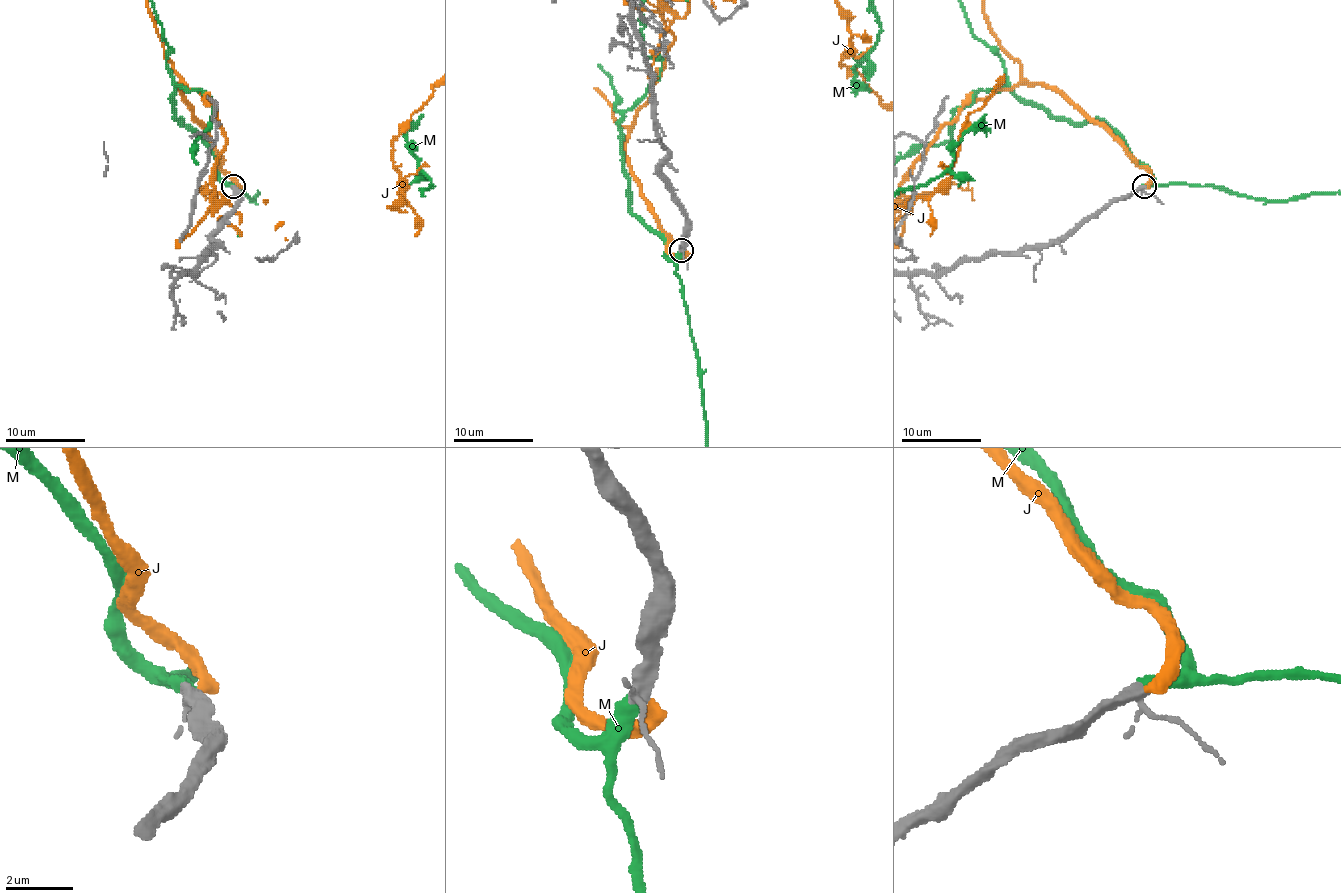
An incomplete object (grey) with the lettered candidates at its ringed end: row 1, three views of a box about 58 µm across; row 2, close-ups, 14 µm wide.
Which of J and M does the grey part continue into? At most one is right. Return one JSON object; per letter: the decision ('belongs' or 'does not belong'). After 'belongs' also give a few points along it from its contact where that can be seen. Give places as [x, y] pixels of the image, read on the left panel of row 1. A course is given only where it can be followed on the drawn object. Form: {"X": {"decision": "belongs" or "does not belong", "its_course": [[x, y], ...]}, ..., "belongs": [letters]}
{"J": {"decision": "does not belong"}, "M": {"decision": "belongs"}, "belongs": ["M"]}

